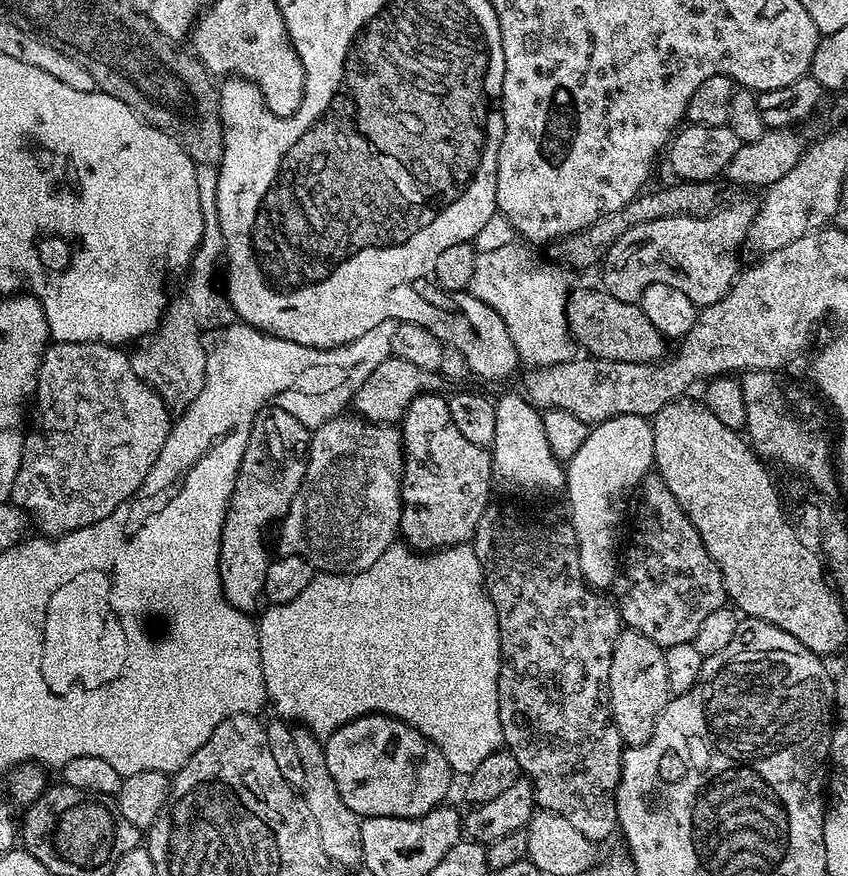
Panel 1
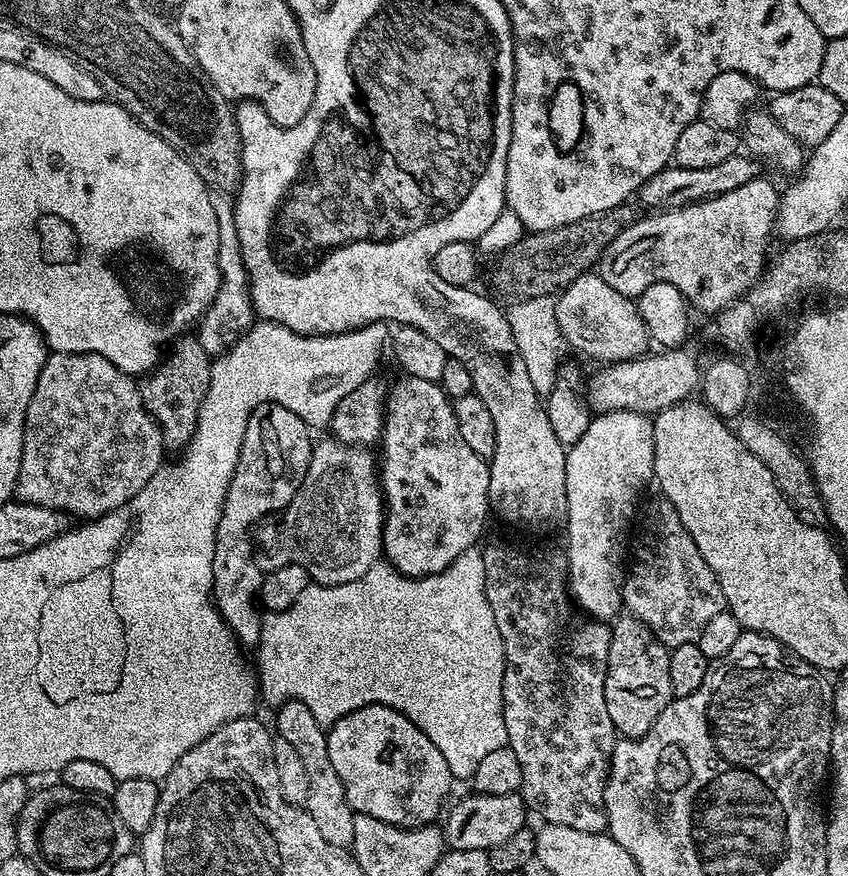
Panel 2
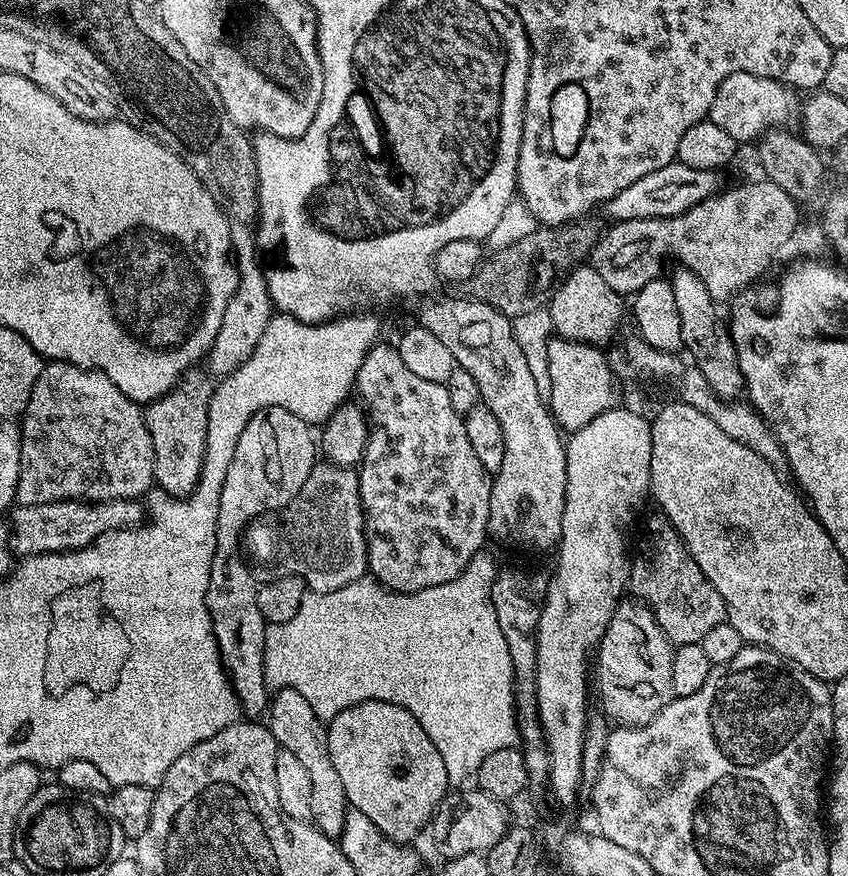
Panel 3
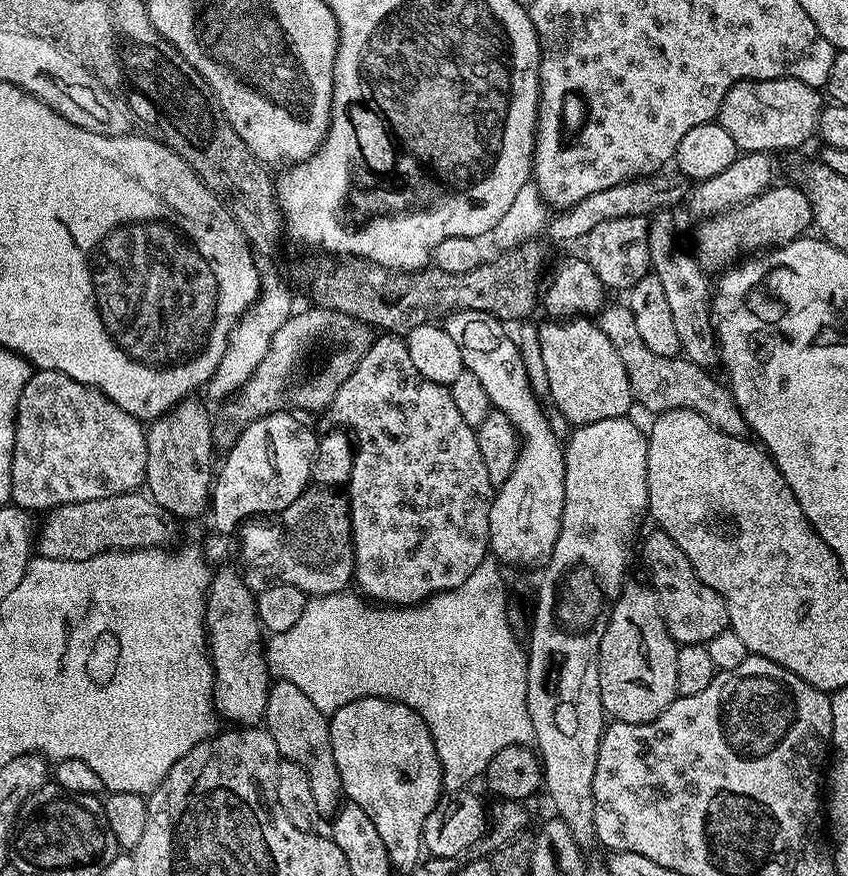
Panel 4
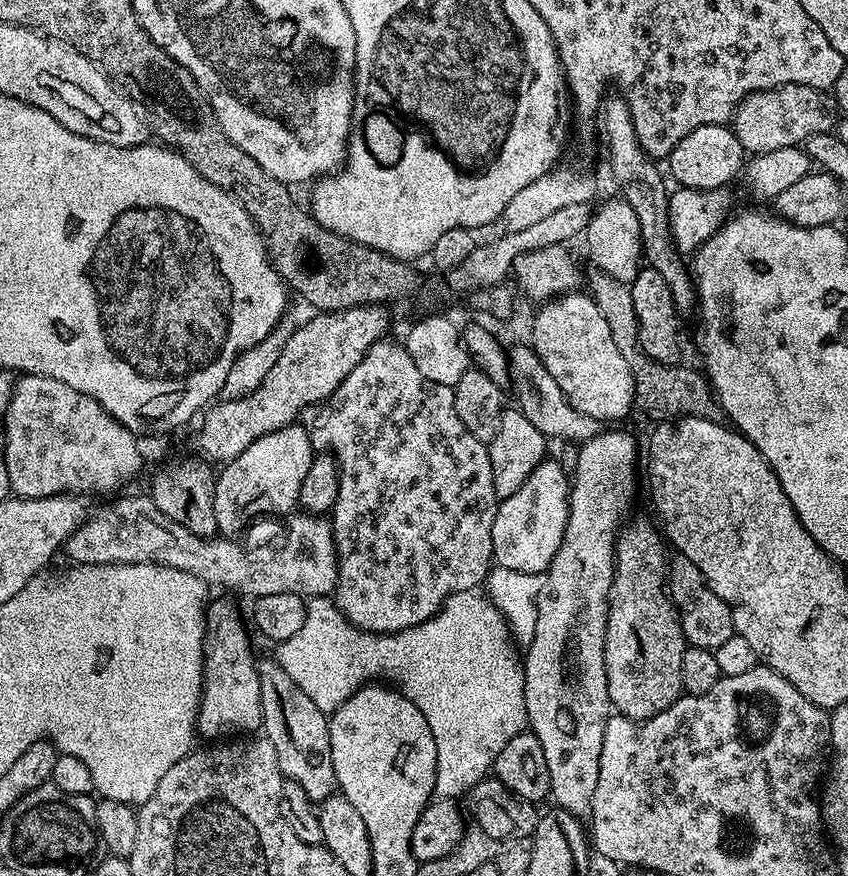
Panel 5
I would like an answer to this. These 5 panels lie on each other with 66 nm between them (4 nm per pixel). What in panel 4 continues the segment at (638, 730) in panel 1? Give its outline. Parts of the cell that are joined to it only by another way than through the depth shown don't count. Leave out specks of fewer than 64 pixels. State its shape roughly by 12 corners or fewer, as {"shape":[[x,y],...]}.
{"shape":[[625,583],[600,647],[602,706],[649,724],[677,699],[678,645]]}

